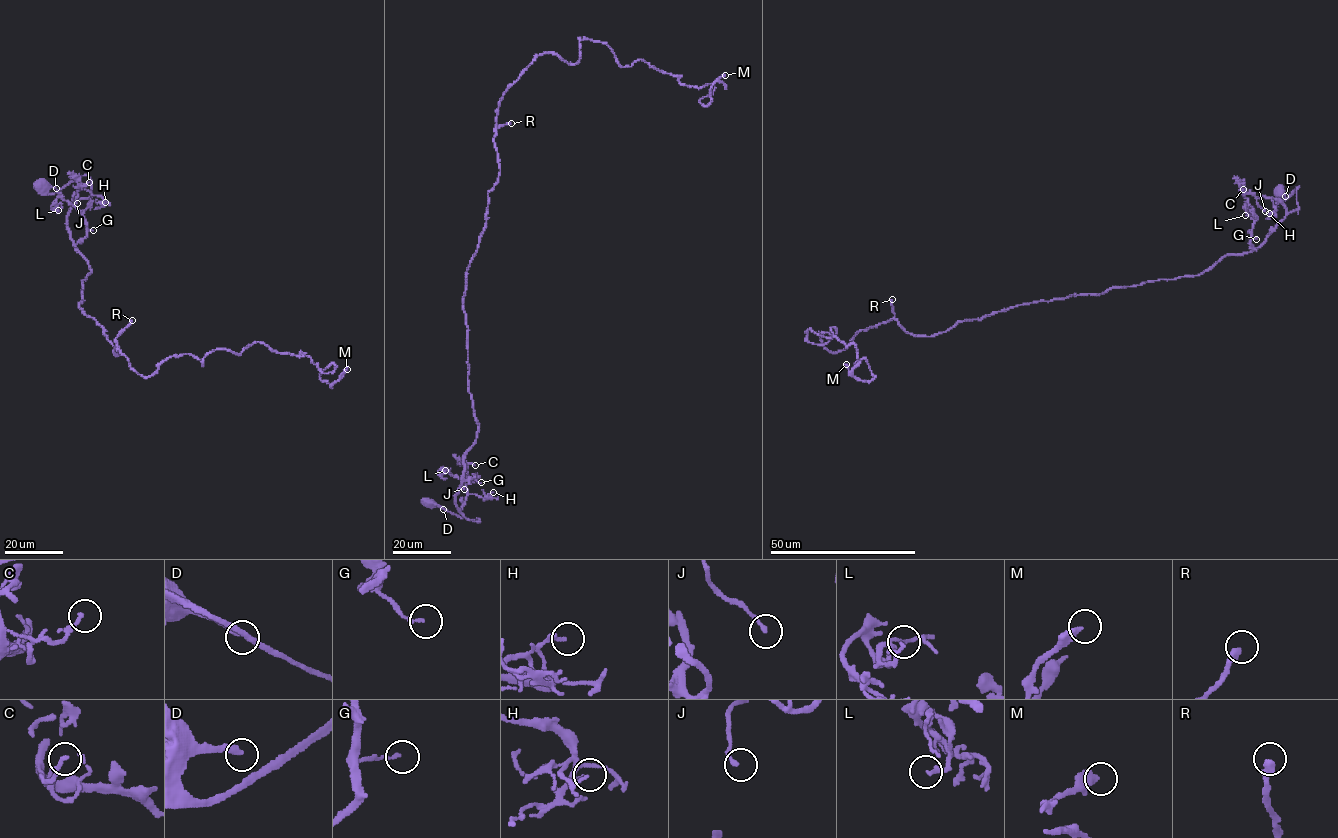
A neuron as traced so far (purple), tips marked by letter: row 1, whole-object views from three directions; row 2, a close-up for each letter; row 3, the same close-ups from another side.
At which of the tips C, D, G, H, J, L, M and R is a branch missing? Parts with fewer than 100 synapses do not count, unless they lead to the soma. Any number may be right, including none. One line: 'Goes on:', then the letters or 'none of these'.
Goes on: R

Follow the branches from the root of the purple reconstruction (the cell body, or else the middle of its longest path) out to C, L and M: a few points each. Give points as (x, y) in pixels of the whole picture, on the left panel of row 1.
C: (41, 185), (52, 194), (80, 177), (88, 176), (91, 195), (73, 203), (79, 187), (89, 182)
L: (41, 185), (52, 194), (90, 178), (91, 195), (67, 216), (79, 243), (84, 216), (59, 196), (58, 210)
M: (41, 185), (90, 178), (79, 308), (138, 374), (256, 342), (334, 364), (331, 386), (347, 369)

